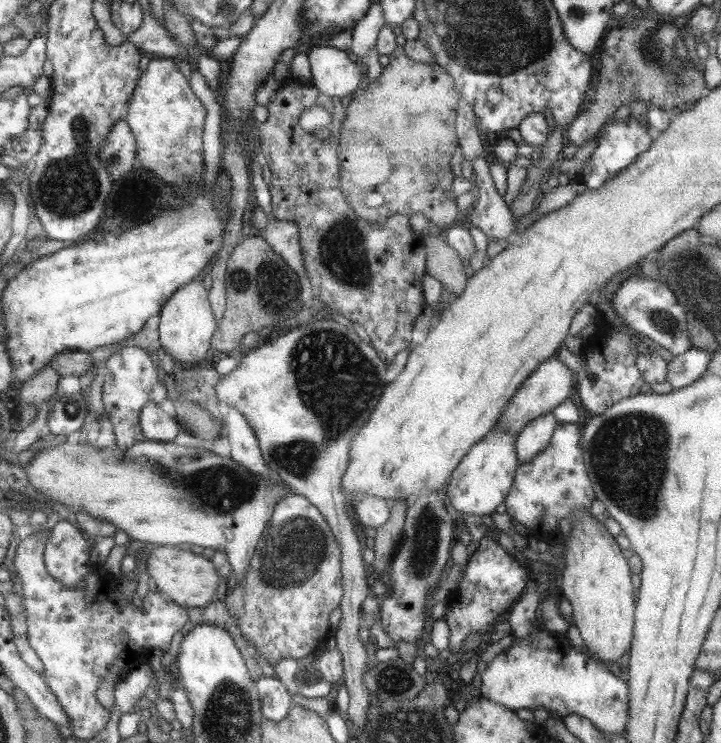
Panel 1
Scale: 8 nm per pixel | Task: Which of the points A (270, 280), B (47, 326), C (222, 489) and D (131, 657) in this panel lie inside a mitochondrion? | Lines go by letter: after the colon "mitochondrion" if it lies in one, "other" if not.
A: mitochondrion
B: other
C: mitochondrion
D: other

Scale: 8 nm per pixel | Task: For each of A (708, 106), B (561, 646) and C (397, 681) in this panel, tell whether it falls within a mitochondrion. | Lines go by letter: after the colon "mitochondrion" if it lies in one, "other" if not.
A: other
B: other
C: mitochondrion

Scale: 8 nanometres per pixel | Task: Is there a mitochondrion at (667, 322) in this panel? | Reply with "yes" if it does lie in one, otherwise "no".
yes

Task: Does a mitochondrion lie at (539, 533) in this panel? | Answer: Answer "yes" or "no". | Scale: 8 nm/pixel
no

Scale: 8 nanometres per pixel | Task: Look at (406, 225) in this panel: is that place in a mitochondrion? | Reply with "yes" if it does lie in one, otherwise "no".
no

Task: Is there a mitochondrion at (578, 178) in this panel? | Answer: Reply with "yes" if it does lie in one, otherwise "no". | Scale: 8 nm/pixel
no

